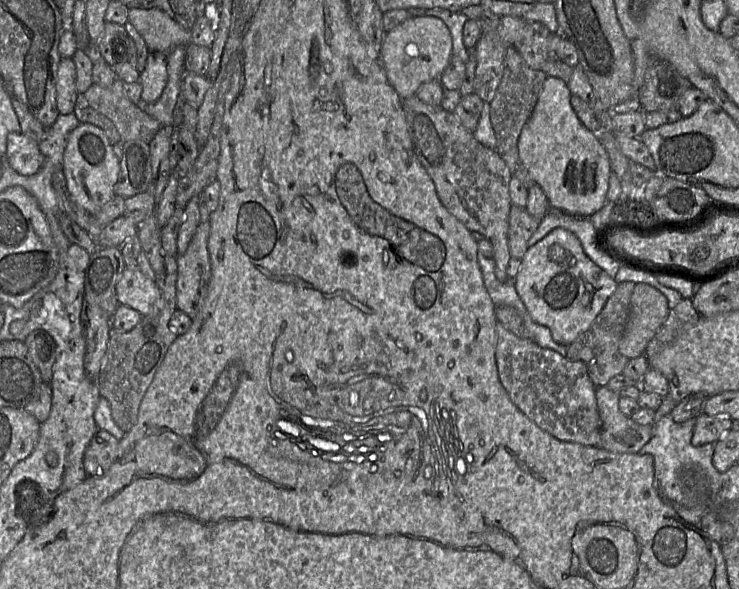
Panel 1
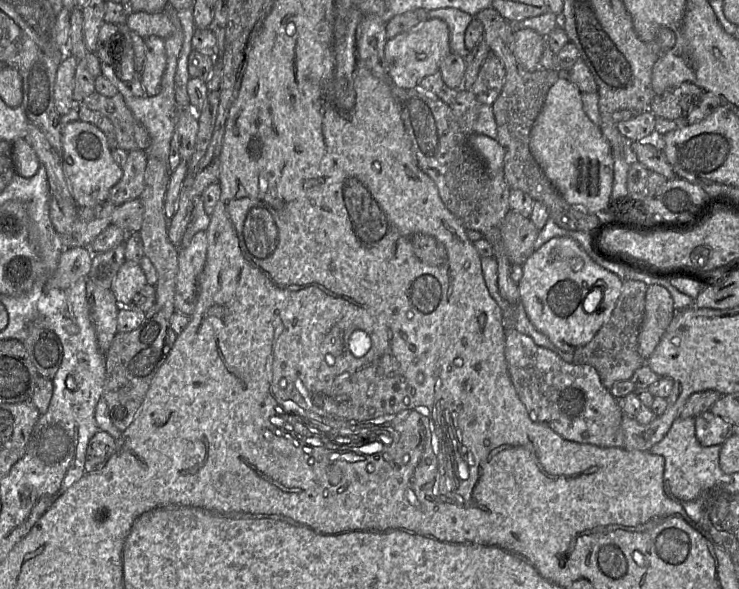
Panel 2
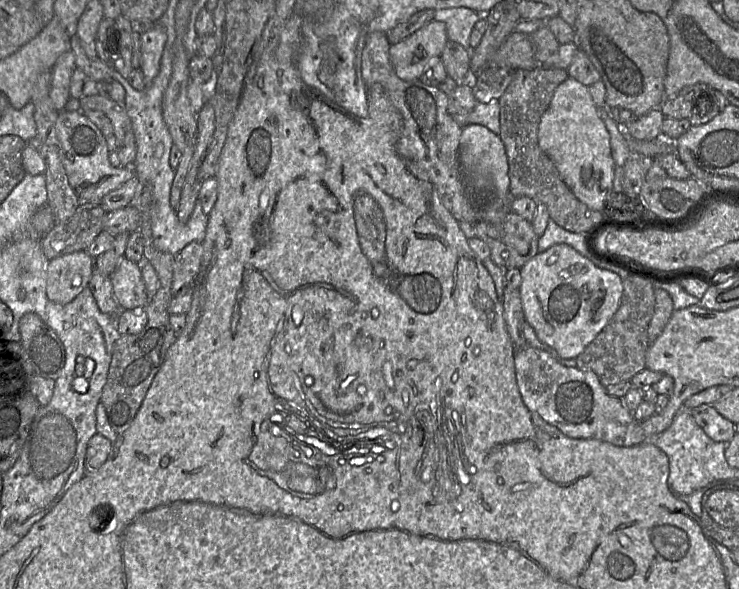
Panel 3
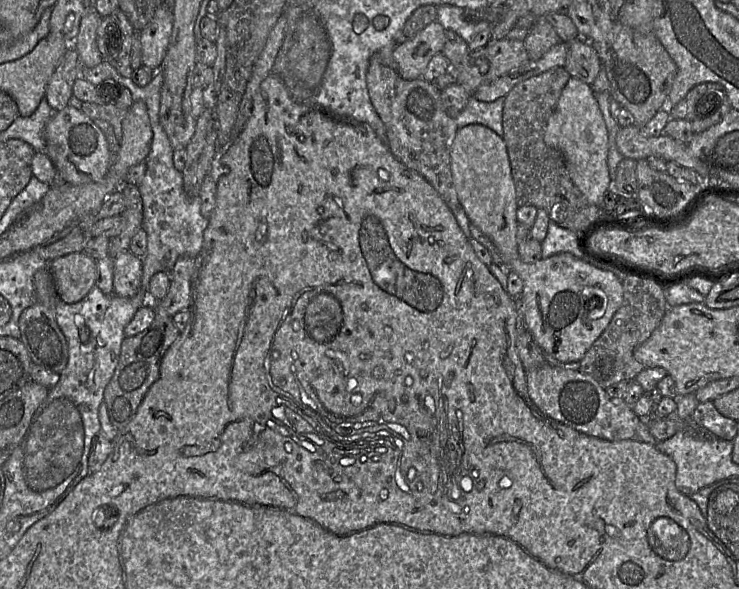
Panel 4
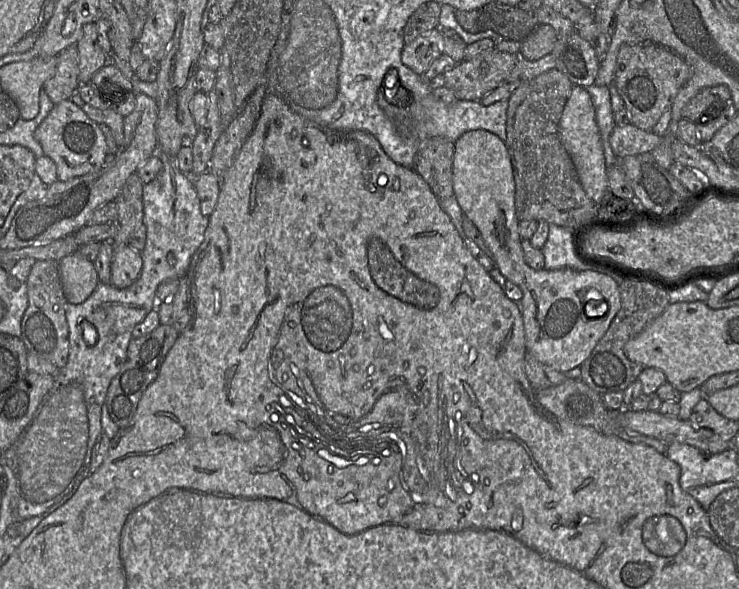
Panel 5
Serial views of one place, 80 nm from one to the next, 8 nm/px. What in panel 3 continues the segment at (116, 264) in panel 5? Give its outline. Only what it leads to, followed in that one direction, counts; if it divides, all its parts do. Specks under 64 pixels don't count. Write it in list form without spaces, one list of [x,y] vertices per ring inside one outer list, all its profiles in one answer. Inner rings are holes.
[[[123,257],[111,275],[114,296],[120,309],[144,309],[150,300],[141,265]]]

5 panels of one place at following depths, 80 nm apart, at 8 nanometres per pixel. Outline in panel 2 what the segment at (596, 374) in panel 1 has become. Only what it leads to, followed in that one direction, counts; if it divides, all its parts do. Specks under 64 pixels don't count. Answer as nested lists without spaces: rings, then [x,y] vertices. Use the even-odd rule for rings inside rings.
[[[623,280],[621,294],[608,322],[587,344],[573,352],[573,363],[593,367],[607,389],[618,381],[630,380],[634,372],[646,362],[639,353],[638,334],[644,318],[647,286],[641,281]]]

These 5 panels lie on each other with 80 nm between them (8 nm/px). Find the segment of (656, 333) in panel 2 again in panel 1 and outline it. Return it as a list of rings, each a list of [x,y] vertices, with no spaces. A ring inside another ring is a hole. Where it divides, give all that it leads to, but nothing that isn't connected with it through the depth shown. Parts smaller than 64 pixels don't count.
[[[637,283],[630,298],[630,311],[619,352],[628,359],[644,355],[649,341],[665,322],[669,305],[656,288]]]

